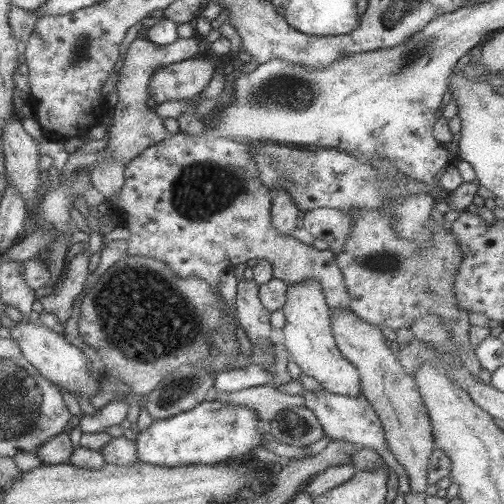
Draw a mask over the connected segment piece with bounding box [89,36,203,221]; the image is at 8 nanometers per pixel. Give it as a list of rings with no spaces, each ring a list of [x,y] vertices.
[[[137,36],[129,44],[127,52],[124,55],[124,64],[118,71],[116,82],[117,103],[114,106],[111,127],[109,127],[109,139],[102,149],[103,154],[107,154],[107,161],[101,161],[99,165],[93,165],[89,171],[89,180],[97,192],[100,192],[105,200],[111,202],[111,213],[114,214],[117,221],[117,208],[114,206],[115,191],[119,193],[121,185],[124,183],[124,170],[126,164],[136,157],[142,150],[145,150],[153,142],[165,139],[169,133],[163,127],[163,121],[145,105],[147,96],[147,82],[149,78],[161,66],[173,62],[182,62],[190,58],[197,58],[203,54],[197,42],[192,37],[185,39],[175,39],[167,45],[155,45],[145,36]]]

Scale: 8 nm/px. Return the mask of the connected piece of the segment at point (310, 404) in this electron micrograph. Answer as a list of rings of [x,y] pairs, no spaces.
[[[303,391],[300,395],[303,398],[304,407],[306,407],[318,420],[322,432],[330,440],[341,440],[350,444],[359,444],[362,448],[373,450],[383,461],[387,468],[397,475],[399,492],[408,492],[410,485],[407,474],[395,461],[395,456],[388,450],[384,444],[384,432],[380,420],[375,415],[369,402],[365,401],[363,396],[352,398],[349,396],[335,395],[327,391]]]

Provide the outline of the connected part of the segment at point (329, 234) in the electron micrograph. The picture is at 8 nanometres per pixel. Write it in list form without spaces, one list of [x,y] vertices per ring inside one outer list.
[[[315,208],[314,210],[305,212],[302,218],[302,227],[315,239],[321,239],[329,246],[328,250],[334,255],[341,252],[347,236],[351,234],[351,217],[341,213],[339,209]]]

